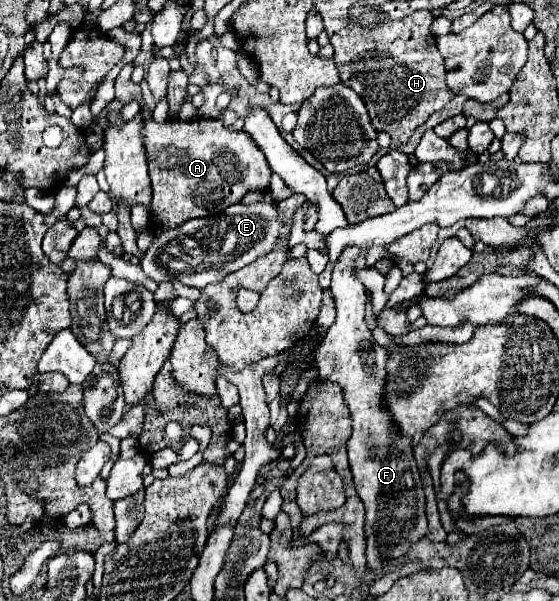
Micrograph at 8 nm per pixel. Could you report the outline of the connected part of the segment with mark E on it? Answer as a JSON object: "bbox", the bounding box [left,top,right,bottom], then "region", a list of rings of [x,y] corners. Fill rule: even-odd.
{"bbox":[140,201,282,289],"region":[[[258,201],[250,205],[234,203],[220,215],[188,219],[184,225],[156,237],[144,253],[140,267],[156,283],[176,279],[188,287],[204,289],[206,285],[222,281],[226,275],[250,265],[258,257],[268,255],[278,245],[280,227],[282,221],[274,201]]]}

